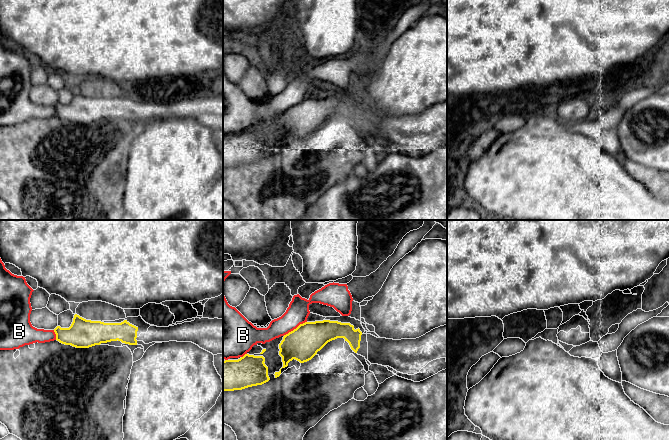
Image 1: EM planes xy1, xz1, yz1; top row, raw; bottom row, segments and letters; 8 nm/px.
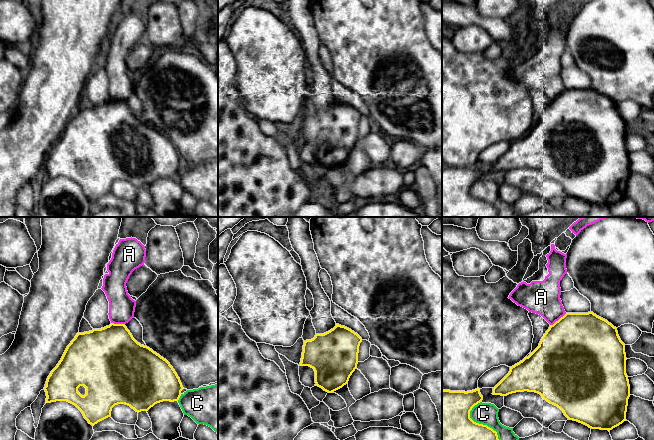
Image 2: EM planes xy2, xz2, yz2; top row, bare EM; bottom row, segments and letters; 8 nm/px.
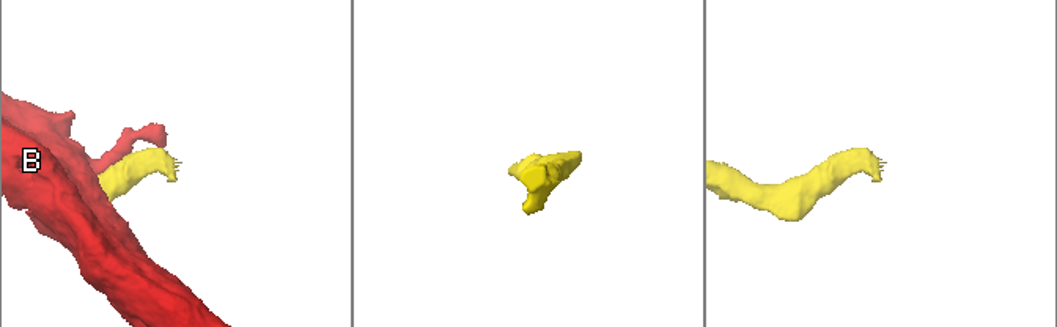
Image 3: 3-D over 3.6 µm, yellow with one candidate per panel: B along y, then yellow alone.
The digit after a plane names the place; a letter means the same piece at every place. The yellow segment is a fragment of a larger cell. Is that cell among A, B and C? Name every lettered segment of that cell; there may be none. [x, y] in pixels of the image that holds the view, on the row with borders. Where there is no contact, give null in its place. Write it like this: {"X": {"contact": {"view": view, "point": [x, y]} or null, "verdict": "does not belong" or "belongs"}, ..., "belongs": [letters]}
{"A": {"contact": {"view": "yz2", "point": [559, 319]}, "verdict": "does not belong"}, "B": {"contact": {"view": "xz1", "point": [294, 329]}, "verdict": "does not belong"}, "C": {"contact": {"view": "yz2", "point": [478, 423]}, "verdict": "does not belong"}, "belongs": []}

